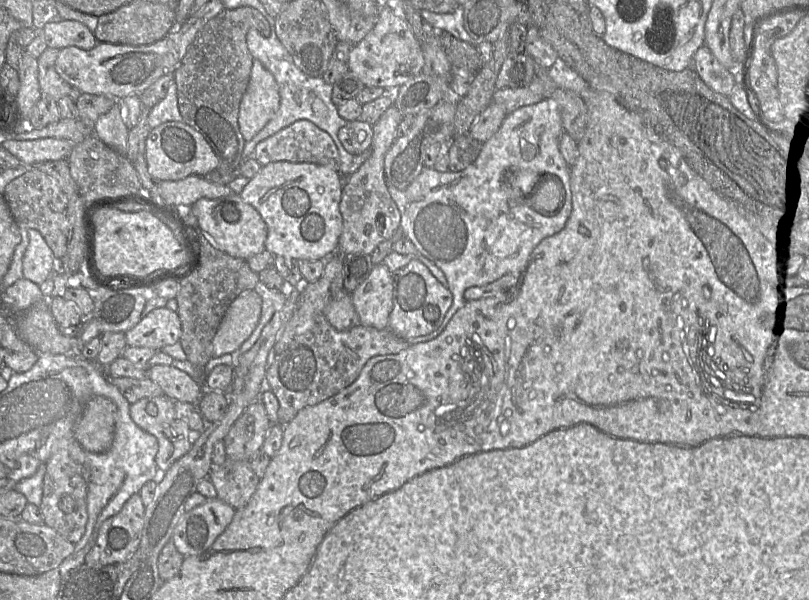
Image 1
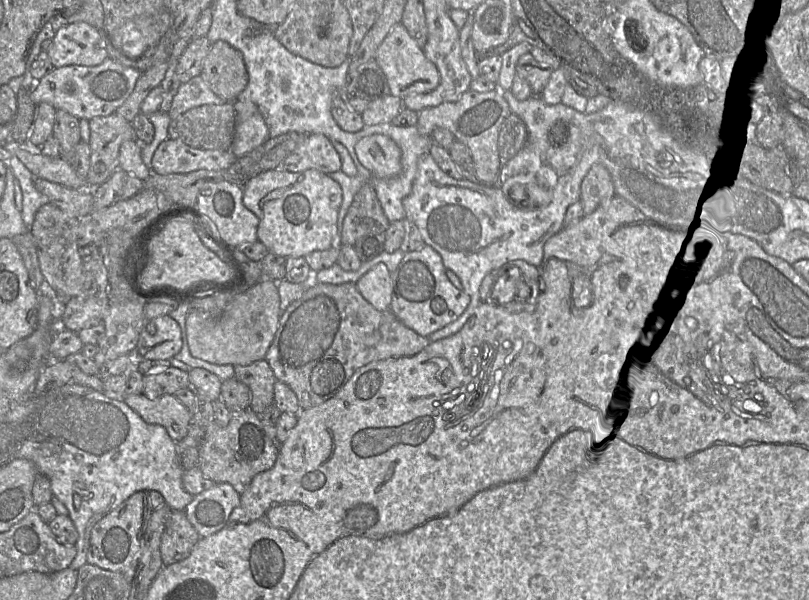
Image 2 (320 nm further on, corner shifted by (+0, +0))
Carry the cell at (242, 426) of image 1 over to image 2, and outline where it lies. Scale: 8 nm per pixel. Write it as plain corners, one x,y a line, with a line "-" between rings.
265,359
249,365
233,365
234,377
247,385
251,391
249,409
262,414
274,404
274,384
276,377

